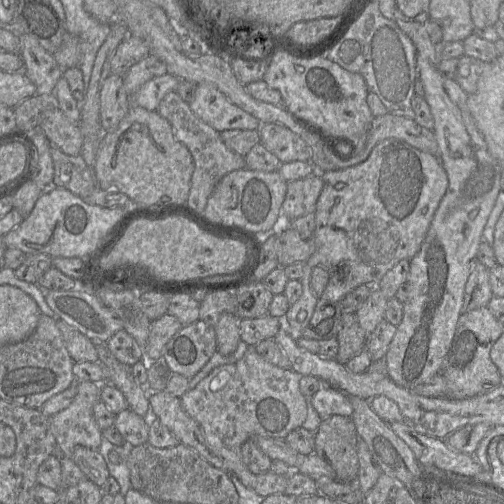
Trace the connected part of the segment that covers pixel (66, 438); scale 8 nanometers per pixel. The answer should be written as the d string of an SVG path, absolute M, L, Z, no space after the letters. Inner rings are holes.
M76 381L76 386L77 394L72 403L50 418L57 450L62 458L71 458L76 446L98 450L102 440L101 430L93 416L93 407L100 400L101 384L91 381Z

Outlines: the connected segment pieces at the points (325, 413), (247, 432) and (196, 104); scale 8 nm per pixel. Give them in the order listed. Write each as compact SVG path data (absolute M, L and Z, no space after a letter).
M323 383L312 397L312 404L321 420L333 415L352 417L353 407L348 395L328 384Z
M249 346L244 356L234 364L225 364L214 368L195 388L186 391L180 402L184 411L200 426L207 442L222 456L225 469L230 475L235 475L241 483L262 497L272 494L285 493L288 475L278 475L271 471L263 474L252 473L244 464L241 456L241 447L251 437L268 436L285 439L293 430L302 427L307 417L305 397L300 391L300 375L292 369L279 368Z
M197 84L189 107L201 121L216 131L259 130L260 121L231 103L215 86Z

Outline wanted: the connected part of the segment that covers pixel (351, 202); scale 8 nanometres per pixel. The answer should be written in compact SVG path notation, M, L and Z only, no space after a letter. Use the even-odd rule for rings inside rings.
M385 139L384 141L378 143L377 145L374 146L367 159L357 165L340 170L317 173L320 173L321 175L323 181L323 188L317 200L315 210L315 229L314 229L315 250L313 254L310 256L310 258L304 263L304 272L302 278L300 279L300 282L303 286L302 295L297 302L290 305L290 308L286 313L286 319L289 323L290 328L295 334L300 335L301 332L308 326L313 316L315 307L319 301L325 300L332 302L340 302L348 293L350 293L360 285L376 286L383 278L383 276L401 260L404 259L411 260L420 250L421 245L428 232L431 221L433 219L433 216L435 214L435 211L437 210L439 203L443 196L445 195L448 188L448 177L439 158L431 154L425 153L423 151L420 151L410 146L406 142L397 139ZM316 267L321 267L327 270L329 275L328 284L320 296L317 296L317 294L311 288L311 276L314 268Z

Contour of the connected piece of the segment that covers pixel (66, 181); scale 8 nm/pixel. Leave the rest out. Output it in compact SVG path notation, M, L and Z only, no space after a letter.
M51 144L50 155L54 168L51 187L65 188L81 199L98 188L93 171L81 155L69 156Z

